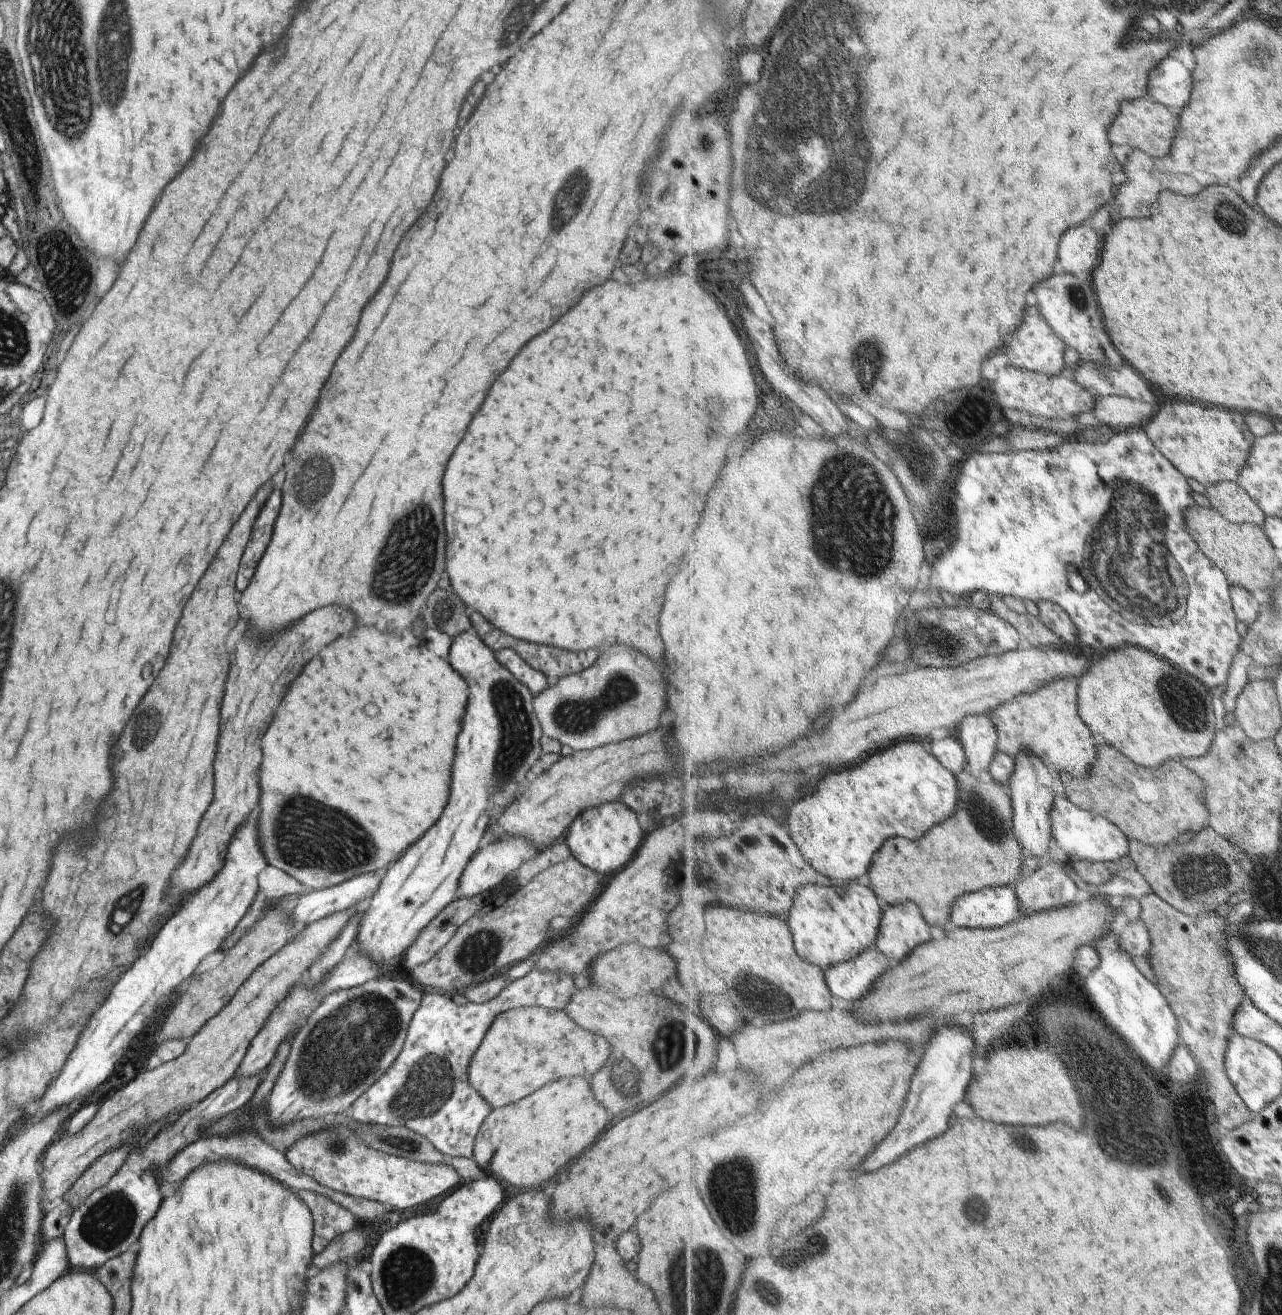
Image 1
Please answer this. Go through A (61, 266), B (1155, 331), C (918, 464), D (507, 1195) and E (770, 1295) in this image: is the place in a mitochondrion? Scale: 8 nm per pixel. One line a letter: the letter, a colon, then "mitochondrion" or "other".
A: mitochondrion
B: other
C: mitochondrion
D: other
E: mitochondrion

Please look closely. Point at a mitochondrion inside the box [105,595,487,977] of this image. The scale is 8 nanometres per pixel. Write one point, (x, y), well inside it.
(307, 834)

